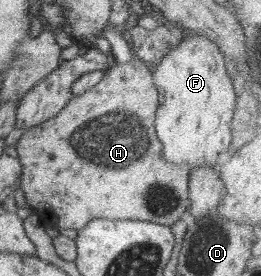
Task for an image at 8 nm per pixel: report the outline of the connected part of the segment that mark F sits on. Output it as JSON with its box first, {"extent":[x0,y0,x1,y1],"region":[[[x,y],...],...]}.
{"extent":[152,31,235,167],"region":[[[189,31],[168,49],[152,72],[159,102],[154,128],[162,144],[163,157],[168,162],[187,161],[193,167],[201,163],[217,165],[219,155],[229,149],[229,123],[235,111],[235,79],[227,74],[226,60],[209,36]]]}

